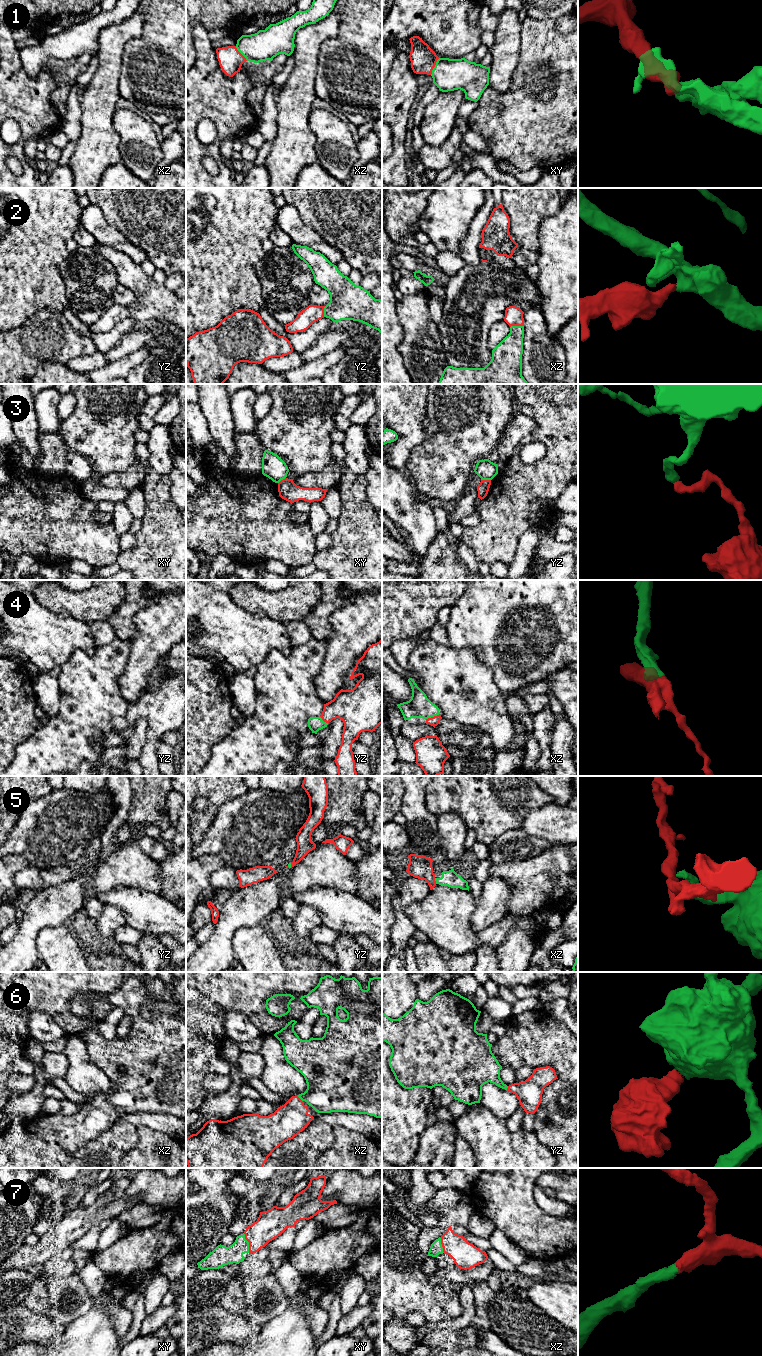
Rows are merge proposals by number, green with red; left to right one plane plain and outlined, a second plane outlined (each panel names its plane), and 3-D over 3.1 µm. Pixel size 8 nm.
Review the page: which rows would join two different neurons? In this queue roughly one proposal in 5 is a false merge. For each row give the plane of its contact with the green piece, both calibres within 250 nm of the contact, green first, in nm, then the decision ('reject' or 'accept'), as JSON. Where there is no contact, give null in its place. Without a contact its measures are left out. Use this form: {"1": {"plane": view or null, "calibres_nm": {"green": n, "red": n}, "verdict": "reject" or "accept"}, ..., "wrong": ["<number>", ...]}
{"1": {"plane": "xy", "calibres_nm": {"green": 260, "red": 220}, "verdict": "accept"}, "2": {"plane": "xz", "calibres_nm": {"green": 240, "red": 140}, "verdict": "accept"}, "3": {"plane": "yz", "calibres_nm": {"green": 160, "red": 90}, "verdict": "reject"}, "4": {"plane": "xz", "calibres_nm": {"green": 190, "red": 80}, "verdict": "accept"}, "5": {"plane": "xz", "calibres_nm": {"green": 130, "red": 180}, "verdict": "reject"}, "6": {"plane": "xz", "calibres_nm": {"green": 360, "red": 260}, "verdict": "accept"}, "7": {"plane": "xy", "calibres_nm": {"green": 160, "red": 220}, "verdict": "accept"}, "wrong": ["3", "5"]}

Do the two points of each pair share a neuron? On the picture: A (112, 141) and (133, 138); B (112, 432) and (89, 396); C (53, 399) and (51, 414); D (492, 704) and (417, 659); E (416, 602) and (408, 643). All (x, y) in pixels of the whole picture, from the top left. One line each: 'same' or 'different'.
A: different
B: same
C: same
D: same
E: different

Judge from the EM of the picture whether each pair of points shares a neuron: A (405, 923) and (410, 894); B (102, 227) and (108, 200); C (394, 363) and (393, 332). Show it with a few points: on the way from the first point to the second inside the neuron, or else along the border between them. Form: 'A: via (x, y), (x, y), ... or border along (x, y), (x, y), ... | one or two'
A: via (401, 916), (401, 903), (403, 901) | one
B: border along (90, 203), (97, 206), (104, 218), (121, 233) | two
C: via (392, 355), (392, 340) | one

